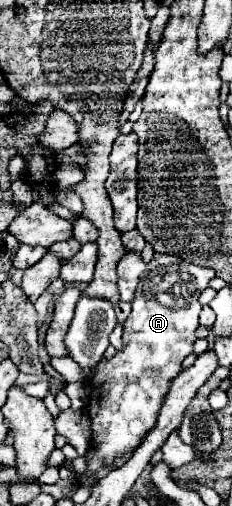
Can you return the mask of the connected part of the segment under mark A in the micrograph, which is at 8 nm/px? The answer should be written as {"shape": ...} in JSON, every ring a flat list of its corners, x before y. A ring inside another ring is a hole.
{"shape":[[155,253,147,271,139,279,133,311,125,321,123,351,113,359,103,359,93,379,89,379,89,405,93,443,87,451,87,471,79,475,81,485,93,485,89,475,113,463,115,457,135,449,141,437,155,425,157,409,165,401,169,381,181,373,181,363,193,353,195,329,199,327,201,303,197,301,207,283,215,277,213,269,177,261,173,255],[179,267,179,271,175,271],[87,477,87,479,85,479]]}

